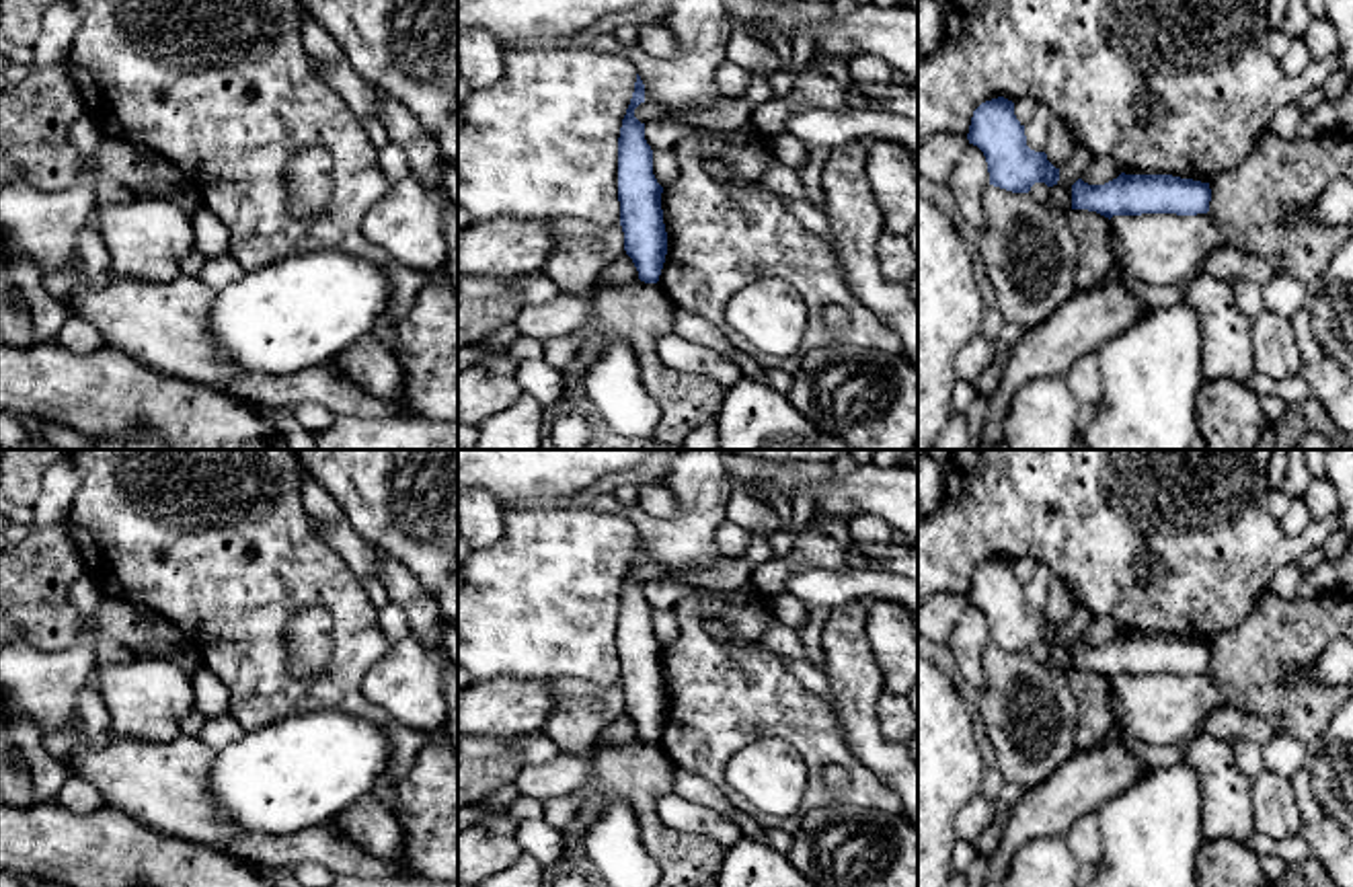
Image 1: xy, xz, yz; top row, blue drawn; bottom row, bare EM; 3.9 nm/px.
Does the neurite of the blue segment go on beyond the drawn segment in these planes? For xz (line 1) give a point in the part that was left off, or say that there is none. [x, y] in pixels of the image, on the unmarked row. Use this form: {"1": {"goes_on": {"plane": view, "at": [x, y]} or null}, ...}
{"1": {"goes_on": null}}

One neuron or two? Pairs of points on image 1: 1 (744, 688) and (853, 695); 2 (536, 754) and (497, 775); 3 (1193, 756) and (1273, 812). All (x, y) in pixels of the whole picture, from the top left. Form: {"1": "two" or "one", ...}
{"1": "two", "2": "two", "3": "two"}

